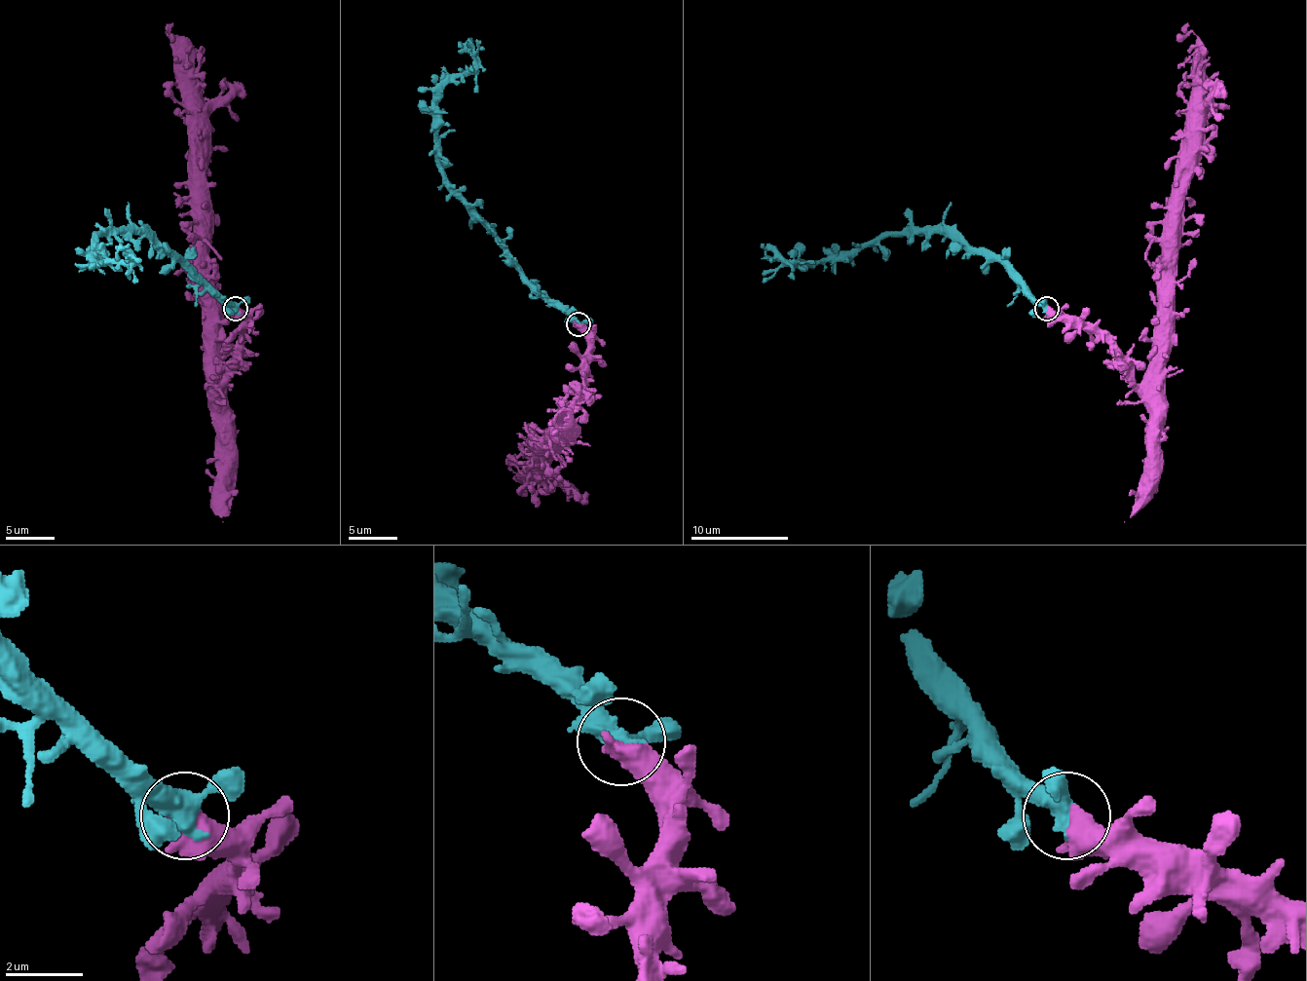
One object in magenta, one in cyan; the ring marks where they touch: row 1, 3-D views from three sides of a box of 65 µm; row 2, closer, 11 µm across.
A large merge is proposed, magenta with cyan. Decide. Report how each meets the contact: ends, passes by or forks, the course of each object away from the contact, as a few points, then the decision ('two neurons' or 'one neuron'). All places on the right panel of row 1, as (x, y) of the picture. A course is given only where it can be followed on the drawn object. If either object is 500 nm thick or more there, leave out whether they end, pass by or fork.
magenta runs (1048, 309), (1080, 319), (1136, 385), (1143, 380), (1158, 319), (1163, 228), (1192, 96), (1197, 36), (1177, 41); cyan runs (1045, 309), (996, 260), (948, 236), (875, 238), (809, 262), (772, 250), (765, 252), (770, 260); one neuron

